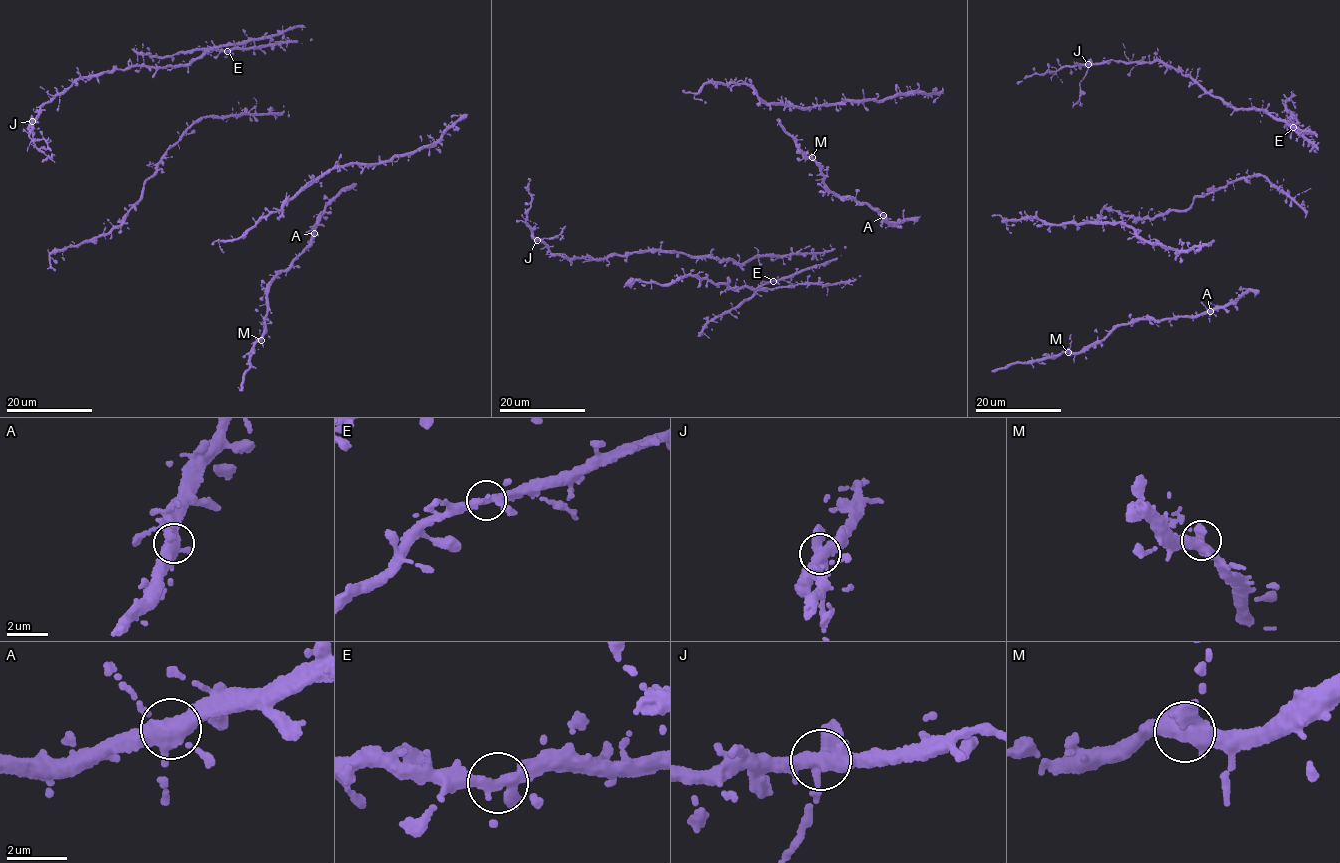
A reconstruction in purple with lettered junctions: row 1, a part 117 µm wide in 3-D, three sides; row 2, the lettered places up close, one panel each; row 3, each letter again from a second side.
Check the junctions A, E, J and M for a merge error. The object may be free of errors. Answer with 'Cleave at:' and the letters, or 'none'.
Cleave at: J

